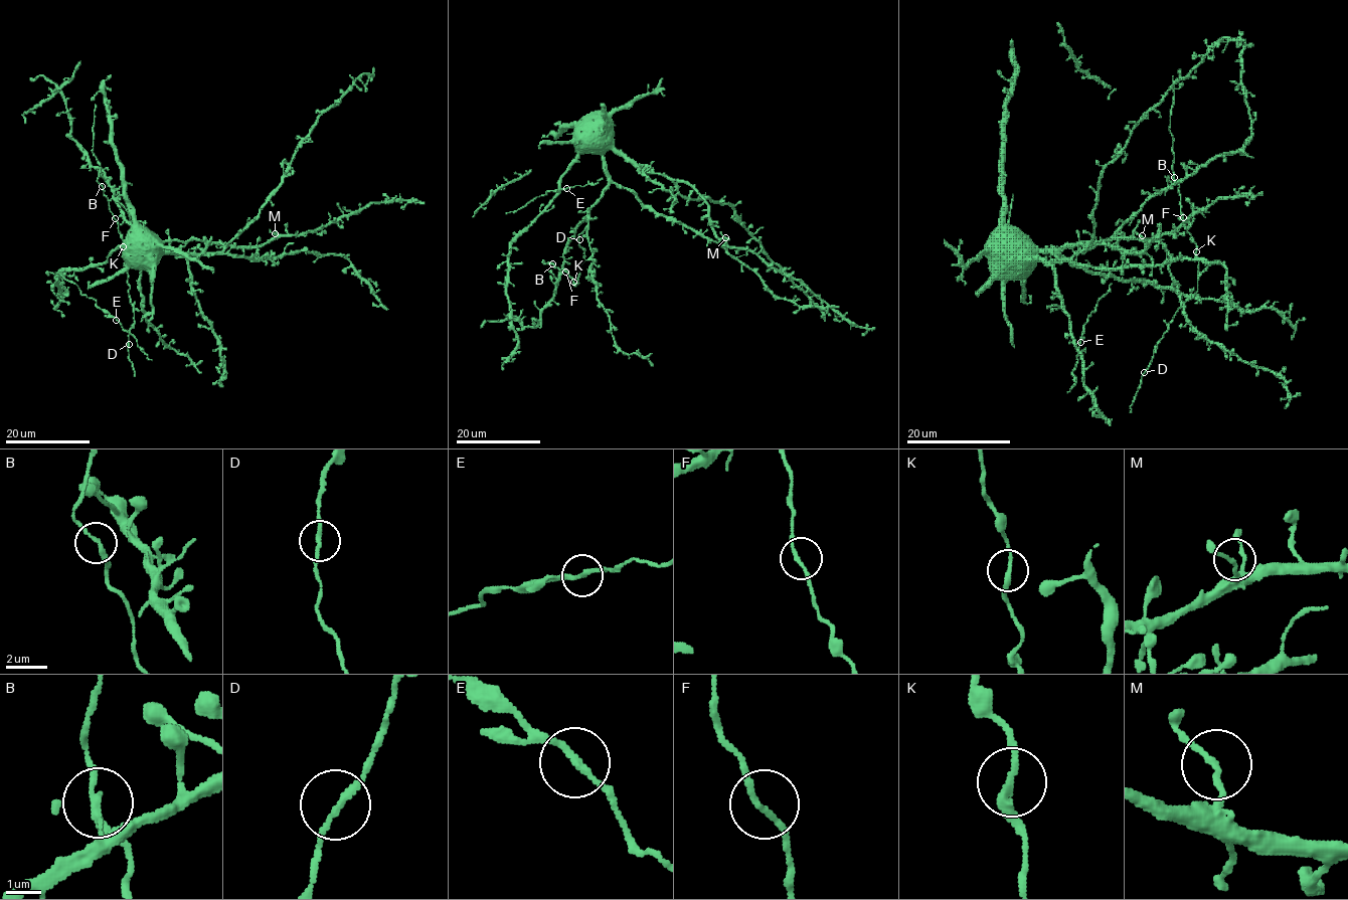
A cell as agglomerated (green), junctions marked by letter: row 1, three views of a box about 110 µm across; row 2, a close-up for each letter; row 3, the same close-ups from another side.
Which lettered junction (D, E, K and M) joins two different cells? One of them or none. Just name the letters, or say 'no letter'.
no letter

